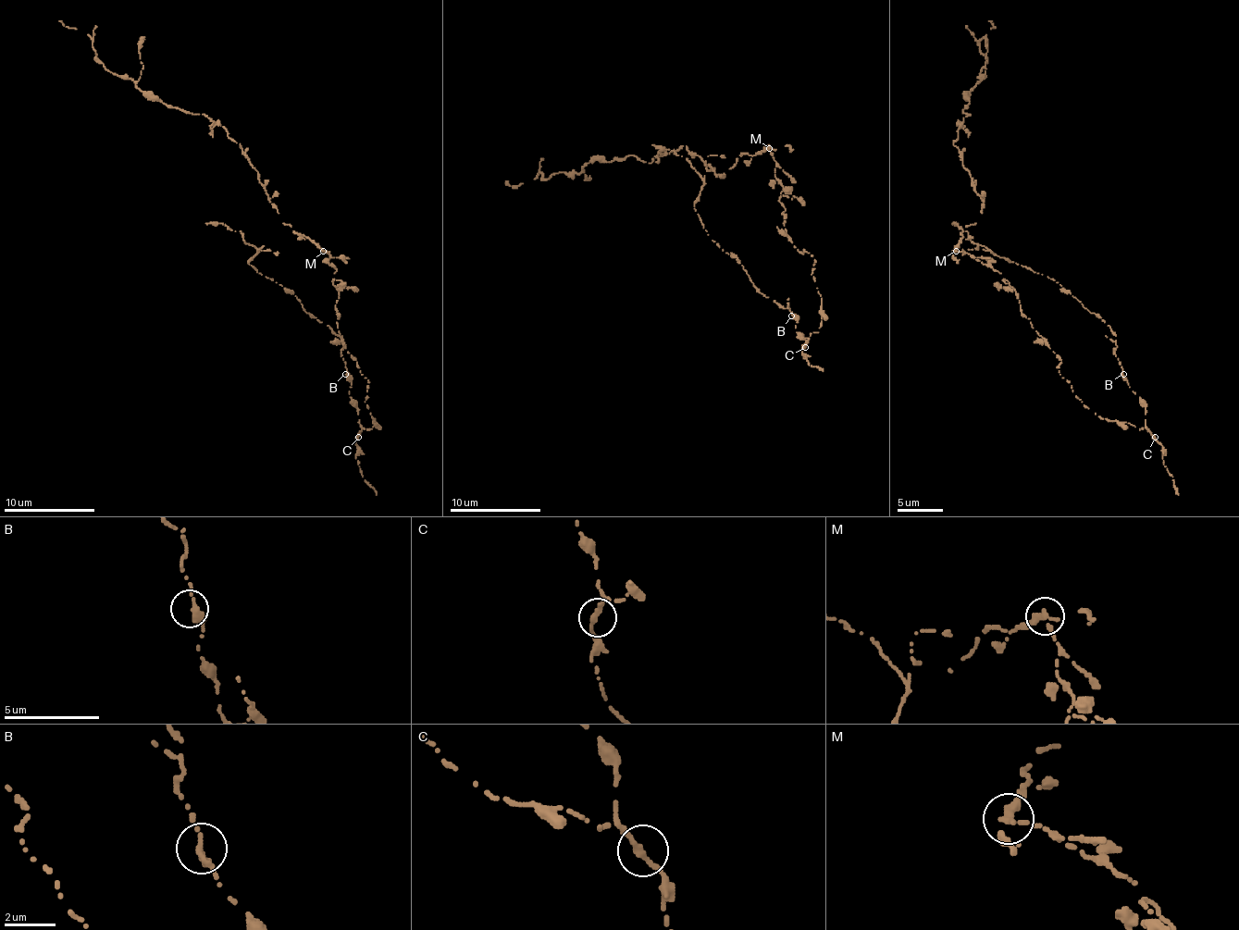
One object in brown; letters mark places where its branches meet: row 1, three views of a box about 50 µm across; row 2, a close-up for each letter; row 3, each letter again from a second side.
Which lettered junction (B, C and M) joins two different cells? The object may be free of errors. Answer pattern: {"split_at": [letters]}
{"split_at": ["M"]}

